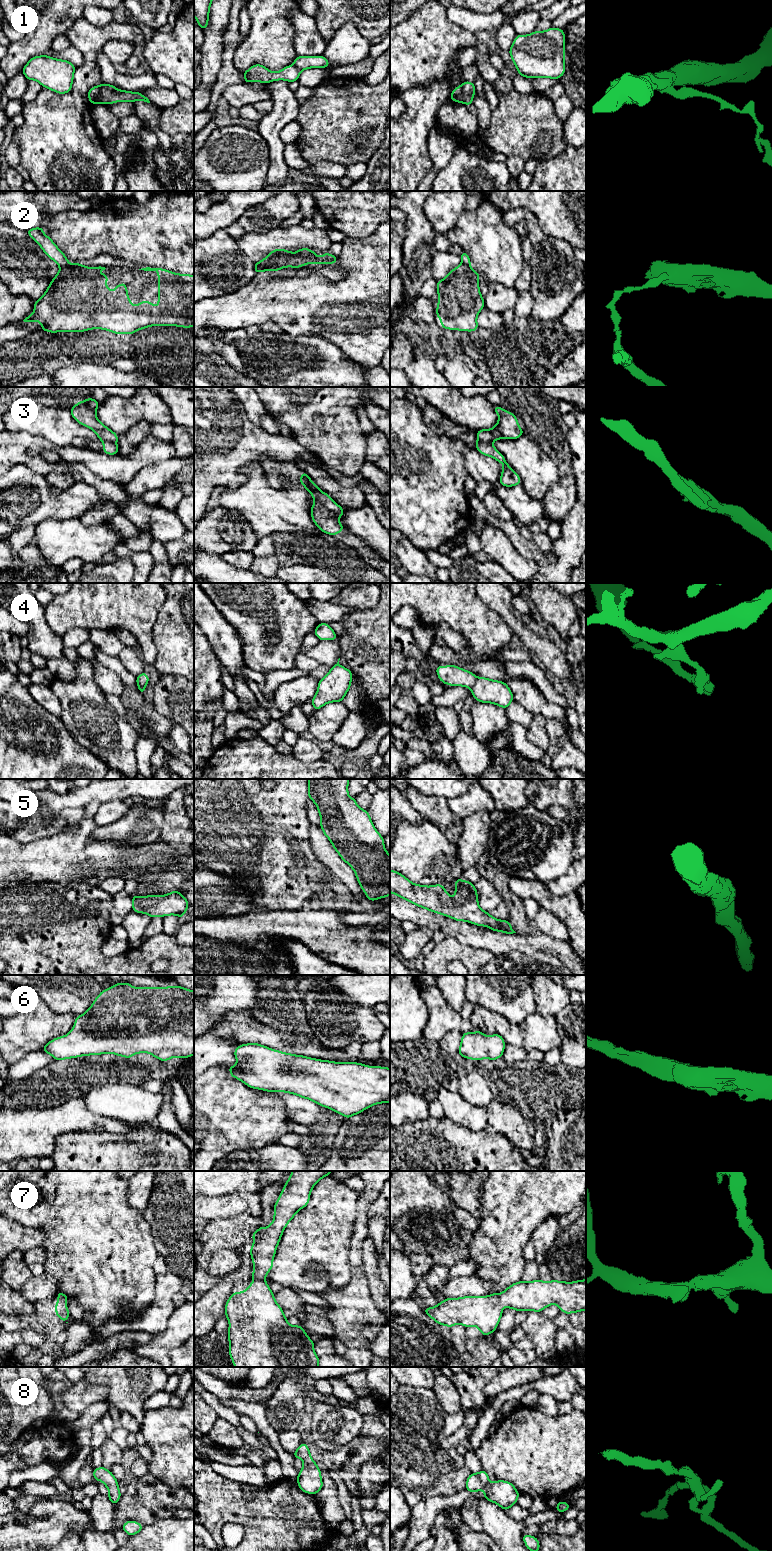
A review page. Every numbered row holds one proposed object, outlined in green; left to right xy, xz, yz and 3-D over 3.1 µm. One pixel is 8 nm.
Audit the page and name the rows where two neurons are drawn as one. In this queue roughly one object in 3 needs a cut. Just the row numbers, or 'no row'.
1, 2, 3, 4

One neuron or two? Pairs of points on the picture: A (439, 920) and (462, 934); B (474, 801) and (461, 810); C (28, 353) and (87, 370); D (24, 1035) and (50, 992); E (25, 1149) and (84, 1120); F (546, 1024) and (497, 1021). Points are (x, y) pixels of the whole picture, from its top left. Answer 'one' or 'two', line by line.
A: one
B: one
C: two
D: two
E: one
F: one

